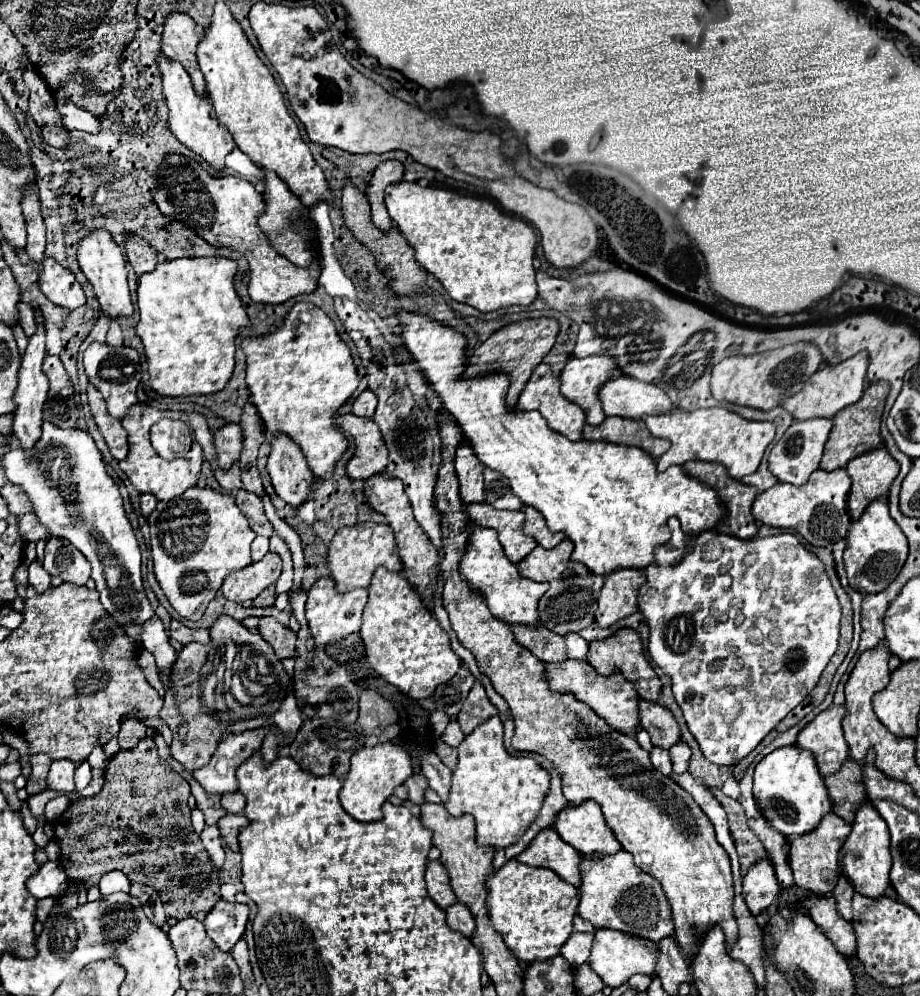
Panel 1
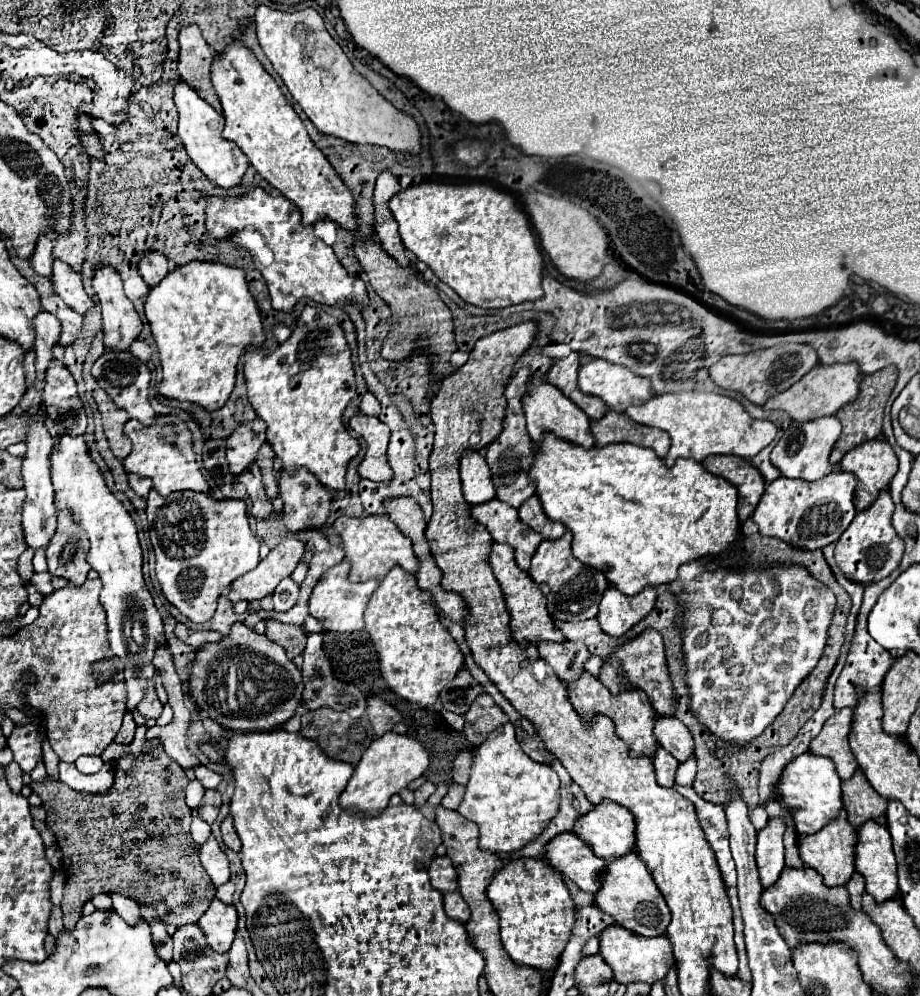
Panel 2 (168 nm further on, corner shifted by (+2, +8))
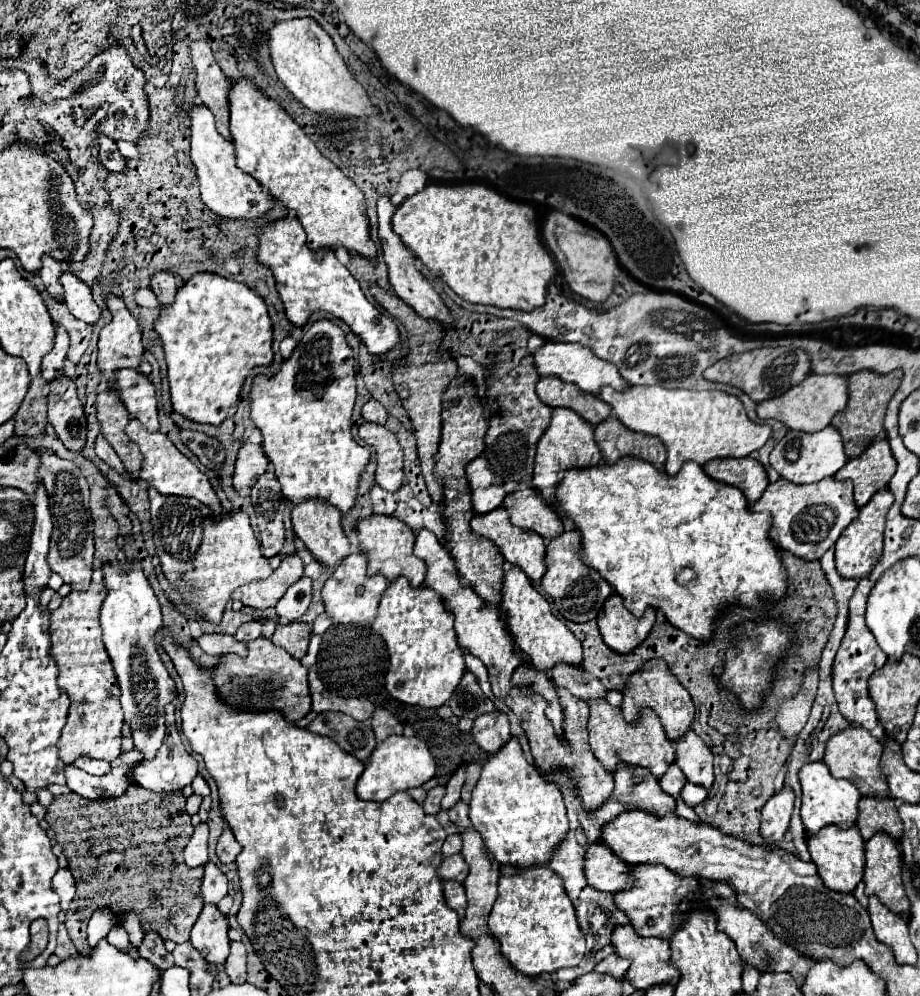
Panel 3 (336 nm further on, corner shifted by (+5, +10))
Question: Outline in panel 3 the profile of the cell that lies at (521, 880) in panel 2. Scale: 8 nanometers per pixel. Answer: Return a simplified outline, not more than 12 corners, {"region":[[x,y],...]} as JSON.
{"region":[[550,867],[500,877],[488,917],[524,975],[578,965],[584,937]]}

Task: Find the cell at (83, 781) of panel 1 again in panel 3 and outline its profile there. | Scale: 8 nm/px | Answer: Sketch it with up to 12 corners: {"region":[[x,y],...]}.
{"region":[[80,757],[74,765],[90,775],[104,775],[110,763]]}

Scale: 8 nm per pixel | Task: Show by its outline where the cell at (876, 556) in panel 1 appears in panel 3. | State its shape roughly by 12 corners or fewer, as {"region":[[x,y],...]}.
{"region":[[878,491],[836,541],[836,569],[862,579],[882,555],[894,497]]}

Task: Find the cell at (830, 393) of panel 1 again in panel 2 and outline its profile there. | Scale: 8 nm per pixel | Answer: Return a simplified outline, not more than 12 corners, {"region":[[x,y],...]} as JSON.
{"region":[[819,363],[765,409],[795,421],[835,415],[857,397],[857,363]]}

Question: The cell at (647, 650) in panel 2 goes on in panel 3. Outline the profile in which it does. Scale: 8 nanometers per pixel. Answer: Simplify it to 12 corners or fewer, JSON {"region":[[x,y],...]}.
{"region":[[662,659],[648,661],[624,689],[628,723],[650,707],[676,743],[694,703]]}

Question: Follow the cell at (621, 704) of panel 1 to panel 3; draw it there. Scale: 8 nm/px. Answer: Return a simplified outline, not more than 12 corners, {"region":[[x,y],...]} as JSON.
{"region":[[588,701],[590,749],[608,773],[646,767],[656,779],[676,747],[652,709],[628,725]]}

